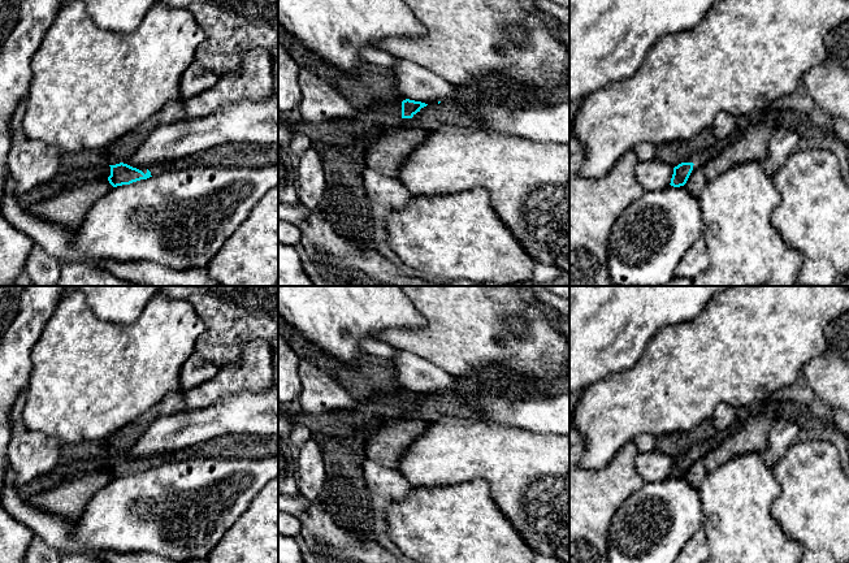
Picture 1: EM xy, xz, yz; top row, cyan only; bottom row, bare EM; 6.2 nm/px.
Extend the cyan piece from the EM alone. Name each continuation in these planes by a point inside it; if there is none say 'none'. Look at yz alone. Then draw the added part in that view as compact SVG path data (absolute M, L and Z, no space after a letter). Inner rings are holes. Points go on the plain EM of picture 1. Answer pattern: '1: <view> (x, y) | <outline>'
none

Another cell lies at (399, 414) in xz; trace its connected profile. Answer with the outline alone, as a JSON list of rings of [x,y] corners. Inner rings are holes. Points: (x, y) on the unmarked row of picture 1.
[[[381,410],[393,413],[395,419],[371,433],[365,455],[367,459],[398,471],[404,451],[424,434],[428,421],[415,410]]]

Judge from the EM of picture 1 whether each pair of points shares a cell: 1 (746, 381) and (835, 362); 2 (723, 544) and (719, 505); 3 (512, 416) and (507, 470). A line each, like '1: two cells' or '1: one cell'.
1: two cells
2: one cell
3: two cells

